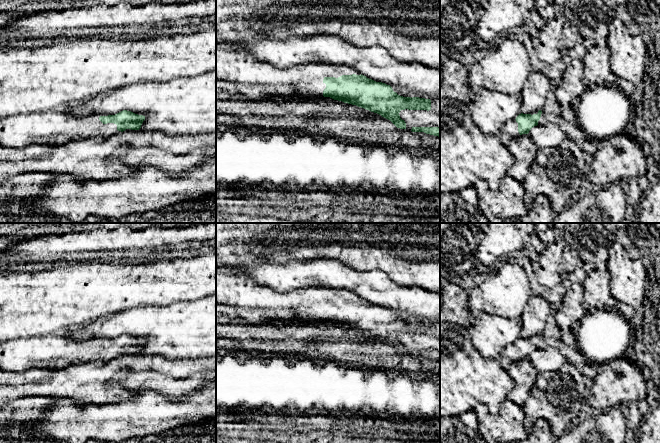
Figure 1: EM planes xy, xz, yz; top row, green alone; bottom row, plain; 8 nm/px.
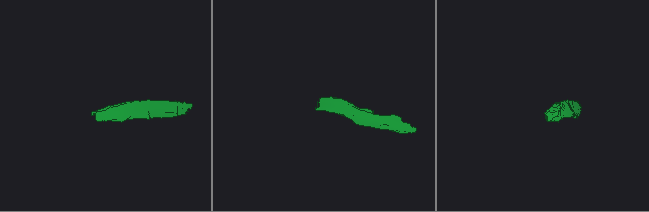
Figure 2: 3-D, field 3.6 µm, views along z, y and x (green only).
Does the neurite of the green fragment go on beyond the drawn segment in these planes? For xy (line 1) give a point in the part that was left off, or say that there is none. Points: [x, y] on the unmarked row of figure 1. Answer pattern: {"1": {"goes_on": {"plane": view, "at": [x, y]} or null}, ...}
{"1": {"goes_on": {"plane": "xy", "at": [18, 355]}}}

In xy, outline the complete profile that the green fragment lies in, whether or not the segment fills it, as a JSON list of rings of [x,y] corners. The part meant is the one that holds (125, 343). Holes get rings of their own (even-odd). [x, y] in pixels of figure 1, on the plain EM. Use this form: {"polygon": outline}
{"polygon": [[[127,334],[115,339],[84,341],[63,335],[17,338],[0,344],[0,370],[22,373],[90,361],[109,362],[123,355],[139,354],[144,344],[145,340]]]}

